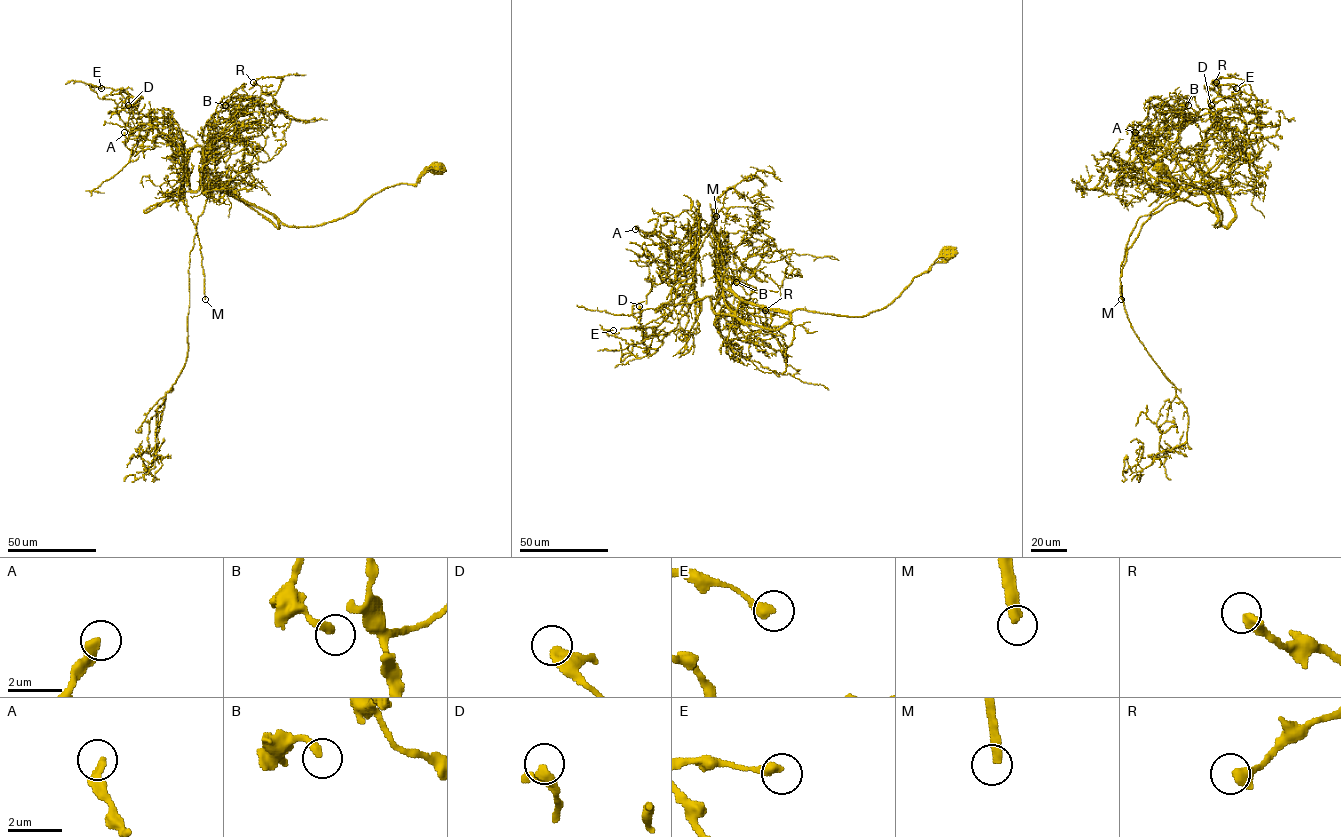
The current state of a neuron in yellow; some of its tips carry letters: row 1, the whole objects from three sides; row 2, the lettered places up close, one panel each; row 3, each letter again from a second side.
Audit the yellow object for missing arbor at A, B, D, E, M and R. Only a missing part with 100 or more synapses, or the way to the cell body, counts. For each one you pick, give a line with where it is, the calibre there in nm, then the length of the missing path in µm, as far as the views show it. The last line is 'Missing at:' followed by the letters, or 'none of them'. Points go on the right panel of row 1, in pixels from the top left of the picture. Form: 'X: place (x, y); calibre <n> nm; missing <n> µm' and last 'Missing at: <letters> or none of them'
M: place (1121, 299); calibre 360 nm; missing 170 µm
Missing at: M

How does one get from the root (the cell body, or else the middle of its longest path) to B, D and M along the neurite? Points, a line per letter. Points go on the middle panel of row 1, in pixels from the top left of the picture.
B: (948, 253), (865, 316), (777, 312), (748, 303), (721, 284), (723, 252), (736, 282)
D: (948, 253), (865, 316), (743, 301), (721, 314), (686, 290), (642, 325), (639, 306)
M: (948, 253), (865, 316), (777, 312), (731, 289), (710, 229), (694, 236), (694, 273), (716, 216)

